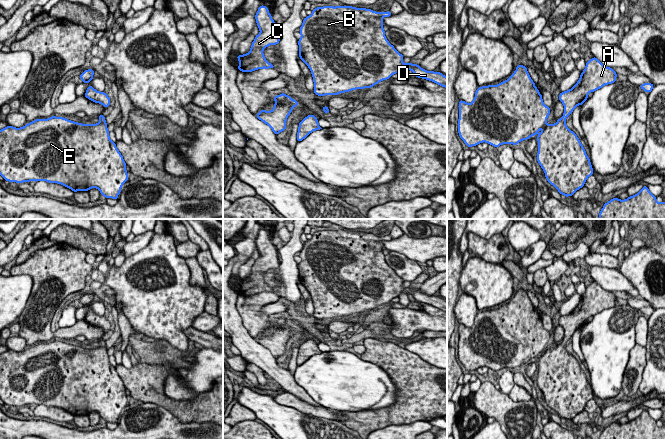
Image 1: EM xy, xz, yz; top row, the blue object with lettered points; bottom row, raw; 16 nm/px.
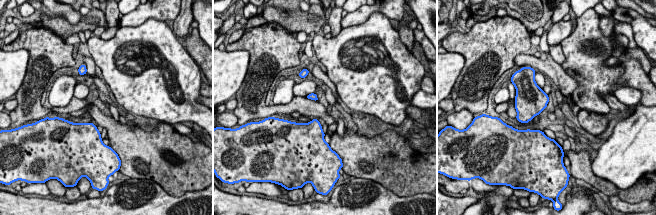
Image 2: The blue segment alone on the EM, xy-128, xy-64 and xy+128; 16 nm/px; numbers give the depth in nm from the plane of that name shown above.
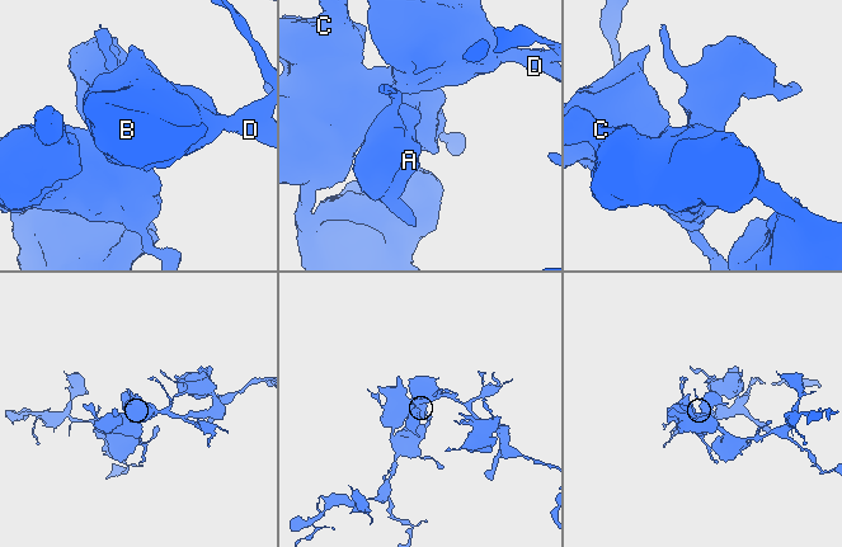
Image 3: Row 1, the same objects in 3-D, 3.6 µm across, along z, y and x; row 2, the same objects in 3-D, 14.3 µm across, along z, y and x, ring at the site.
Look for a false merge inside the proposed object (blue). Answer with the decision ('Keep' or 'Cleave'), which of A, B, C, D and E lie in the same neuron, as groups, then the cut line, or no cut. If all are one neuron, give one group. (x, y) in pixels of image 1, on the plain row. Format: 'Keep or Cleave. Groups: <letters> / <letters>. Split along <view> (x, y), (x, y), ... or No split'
Keep. Groups: A B C D E. No split

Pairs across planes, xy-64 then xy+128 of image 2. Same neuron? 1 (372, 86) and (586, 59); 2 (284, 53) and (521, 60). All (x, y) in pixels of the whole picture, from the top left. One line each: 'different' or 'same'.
1: same
2: different

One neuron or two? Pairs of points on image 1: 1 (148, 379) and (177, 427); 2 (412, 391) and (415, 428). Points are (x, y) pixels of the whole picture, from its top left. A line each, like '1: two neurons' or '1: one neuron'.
1: two neurons
2: two neurons

